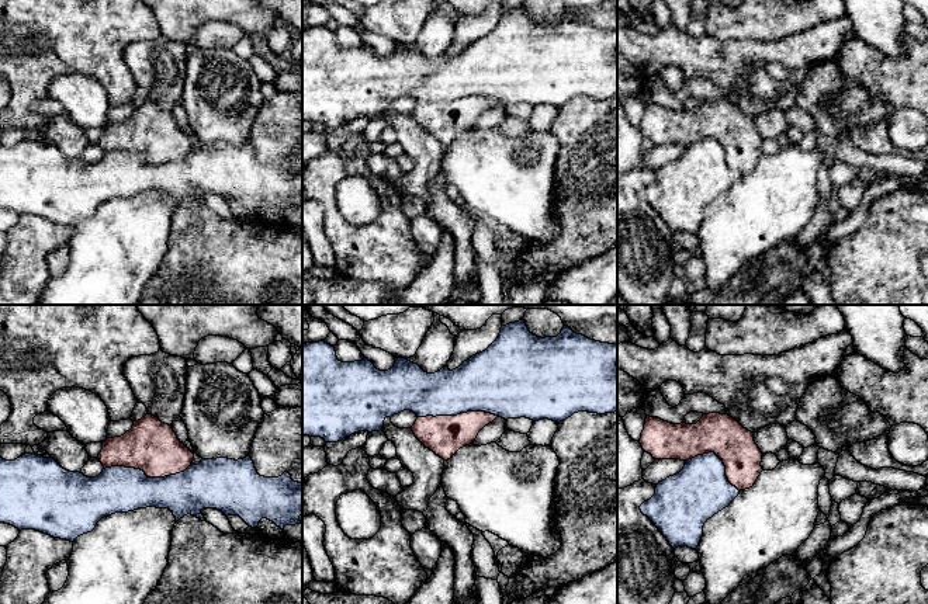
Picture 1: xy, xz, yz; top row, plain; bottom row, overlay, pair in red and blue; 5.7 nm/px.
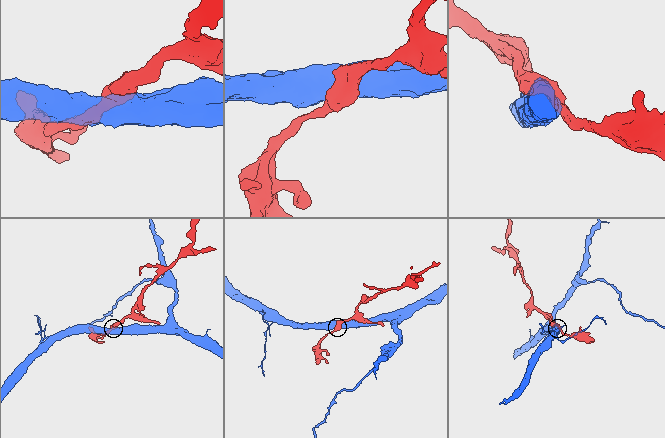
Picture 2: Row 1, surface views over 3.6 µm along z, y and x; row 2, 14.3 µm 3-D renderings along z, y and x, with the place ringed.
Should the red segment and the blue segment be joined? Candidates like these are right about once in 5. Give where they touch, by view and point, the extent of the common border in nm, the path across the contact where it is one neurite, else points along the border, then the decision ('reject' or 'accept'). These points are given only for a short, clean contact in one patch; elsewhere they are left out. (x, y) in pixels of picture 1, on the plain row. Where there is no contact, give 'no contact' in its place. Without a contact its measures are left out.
meets red in xy at (148, 162); contact 500 nm long; reject

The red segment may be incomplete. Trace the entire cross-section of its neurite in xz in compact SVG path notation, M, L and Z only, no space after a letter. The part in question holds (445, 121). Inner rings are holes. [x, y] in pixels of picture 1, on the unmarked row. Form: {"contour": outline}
{"contour": "M467 97L457 101L418 103L412 111L415 122L444 146L460 133L475 126L478 118L498 101L485 97Z"}

